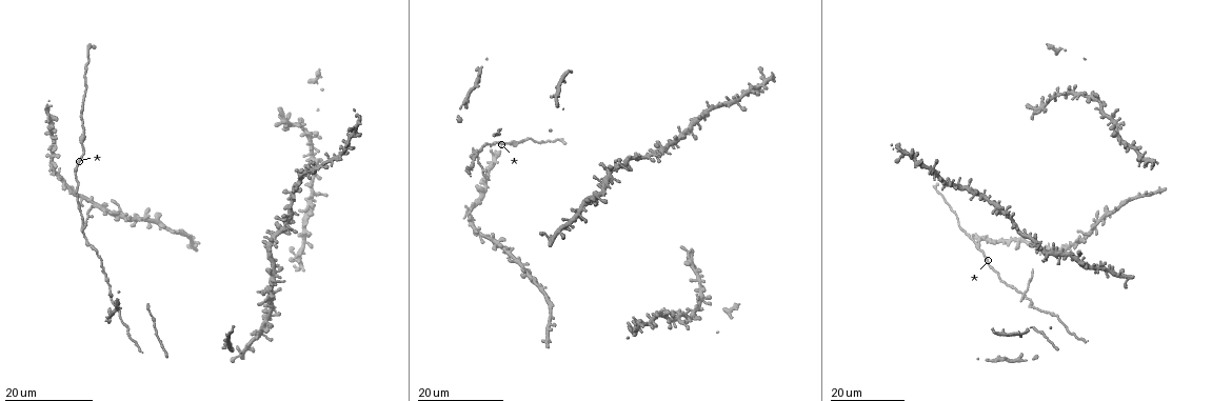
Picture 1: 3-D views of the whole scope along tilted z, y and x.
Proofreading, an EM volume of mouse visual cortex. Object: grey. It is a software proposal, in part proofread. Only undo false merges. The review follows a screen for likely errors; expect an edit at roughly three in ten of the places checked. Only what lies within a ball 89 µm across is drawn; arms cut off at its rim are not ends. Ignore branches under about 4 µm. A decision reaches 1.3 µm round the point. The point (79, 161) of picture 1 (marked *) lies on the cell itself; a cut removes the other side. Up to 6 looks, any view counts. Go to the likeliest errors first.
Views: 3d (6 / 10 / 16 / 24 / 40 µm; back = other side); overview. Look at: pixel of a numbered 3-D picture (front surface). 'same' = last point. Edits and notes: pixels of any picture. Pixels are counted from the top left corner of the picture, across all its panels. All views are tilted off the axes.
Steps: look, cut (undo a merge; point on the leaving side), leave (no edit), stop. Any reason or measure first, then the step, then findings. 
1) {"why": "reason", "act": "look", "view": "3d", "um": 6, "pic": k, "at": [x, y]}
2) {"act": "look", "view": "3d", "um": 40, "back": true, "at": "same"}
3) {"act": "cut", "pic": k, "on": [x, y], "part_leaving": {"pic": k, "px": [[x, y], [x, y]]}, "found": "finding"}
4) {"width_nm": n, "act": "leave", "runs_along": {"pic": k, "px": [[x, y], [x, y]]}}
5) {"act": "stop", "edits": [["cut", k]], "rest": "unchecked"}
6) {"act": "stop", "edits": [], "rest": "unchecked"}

{"why": "four arms meet", "act": "look", "view": "3d", "um": 16, "pic": 1, "at": [1026, 295]}

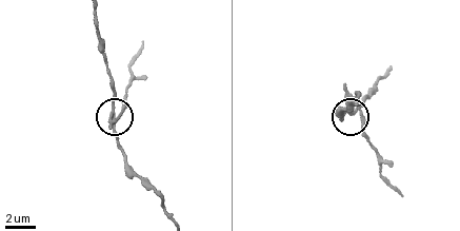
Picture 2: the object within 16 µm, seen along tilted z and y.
{"act": "look", "view": "3d", "um": 10, "pic": 2, "at": [111, 113]}

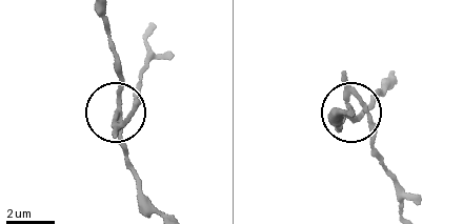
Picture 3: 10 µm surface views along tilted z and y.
{"arms": 4, "act": "cut", "pic": 3, "on": [118, 127], "part_leaving": {"pic": 3, "px": [[117, 115], [124, 118], [136, 96], [147, 32]]}, "found": "two cells meet here"}

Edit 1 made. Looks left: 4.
{"act": "look", "view": "overview"}

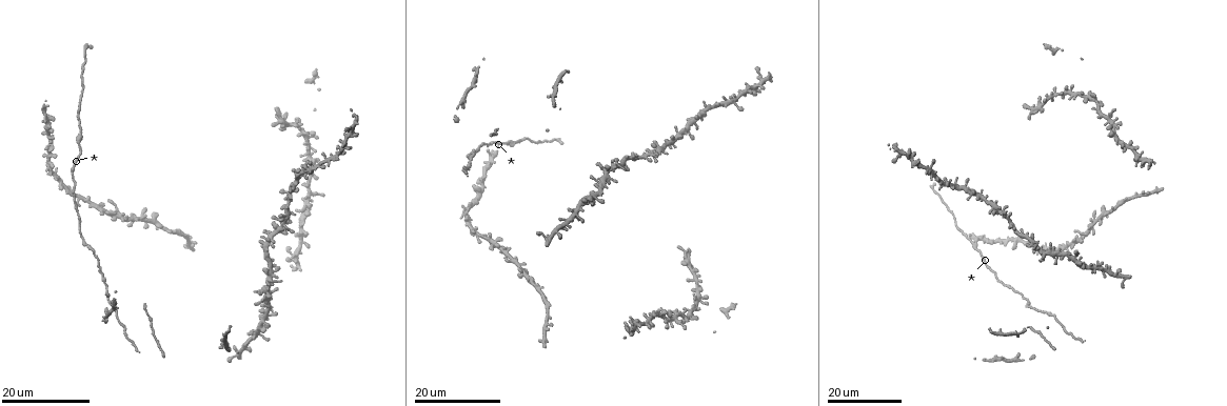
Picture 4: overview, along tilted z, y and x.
{"act": "look", "view": "3d", "um": 24, "pic": 4, "at": [259, 290]}

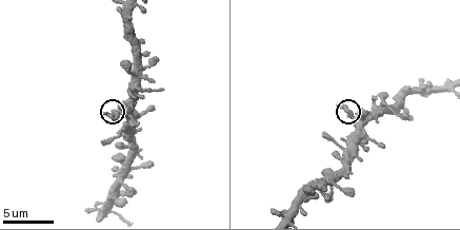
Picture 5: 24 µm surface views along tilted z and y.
{"act": "look", "view": "3d", "um": 6, "pic": 5, "at": [115, 111]}

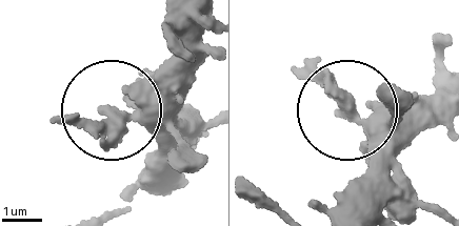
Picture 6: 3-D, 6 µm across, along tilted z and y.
{"act": "leave", "runs_along": {"pic": 6, "px": [[338, 203], [370, 160], [358, 105], [427, 96], [432, 65]]}, "found": "all the same cell"}

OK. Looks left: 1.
{"act": "stop", "edits": [["cut", 3]], "rest": "unchecked"}

